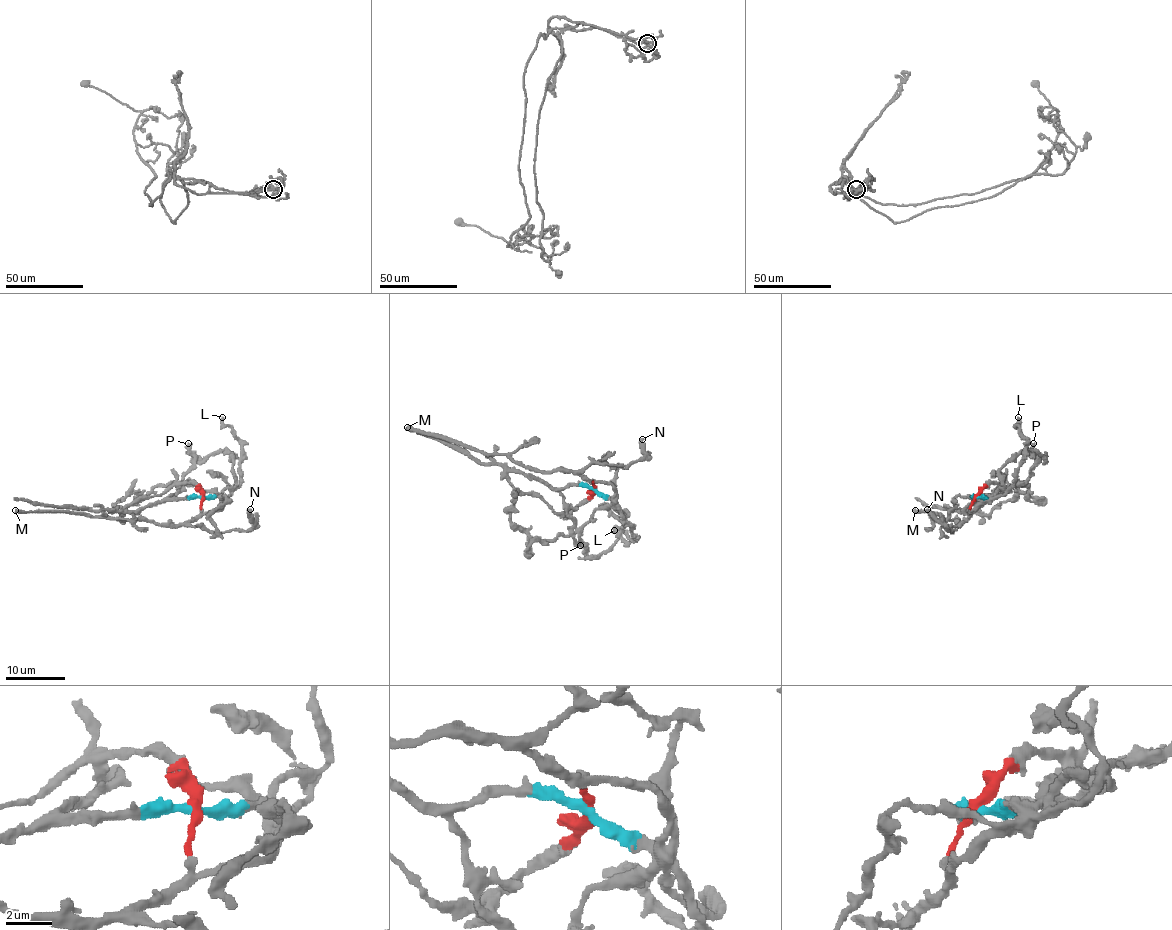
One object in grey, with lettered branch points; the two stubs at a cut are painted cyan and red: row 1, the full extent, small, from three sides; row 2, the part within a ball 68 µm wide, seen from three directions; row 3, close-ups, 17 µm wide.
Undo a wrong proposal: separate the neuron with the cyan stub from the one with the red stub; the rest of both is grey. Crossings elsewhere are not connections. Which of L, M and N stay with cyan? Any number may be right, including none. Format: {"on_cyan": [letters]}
{"on_cyan": ["L"]}

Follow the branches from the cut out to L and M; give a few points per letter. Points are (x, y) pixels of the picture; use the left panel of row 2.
L: (202, 496), (226, 498), (239, 484), (239, 440), (232, 428), (223, 422), (223, 416)
M: (202, 496), (201, 512), (182, 524), (157, 524), (154, 521), (68, 512), (19, 512), (15, 509)

